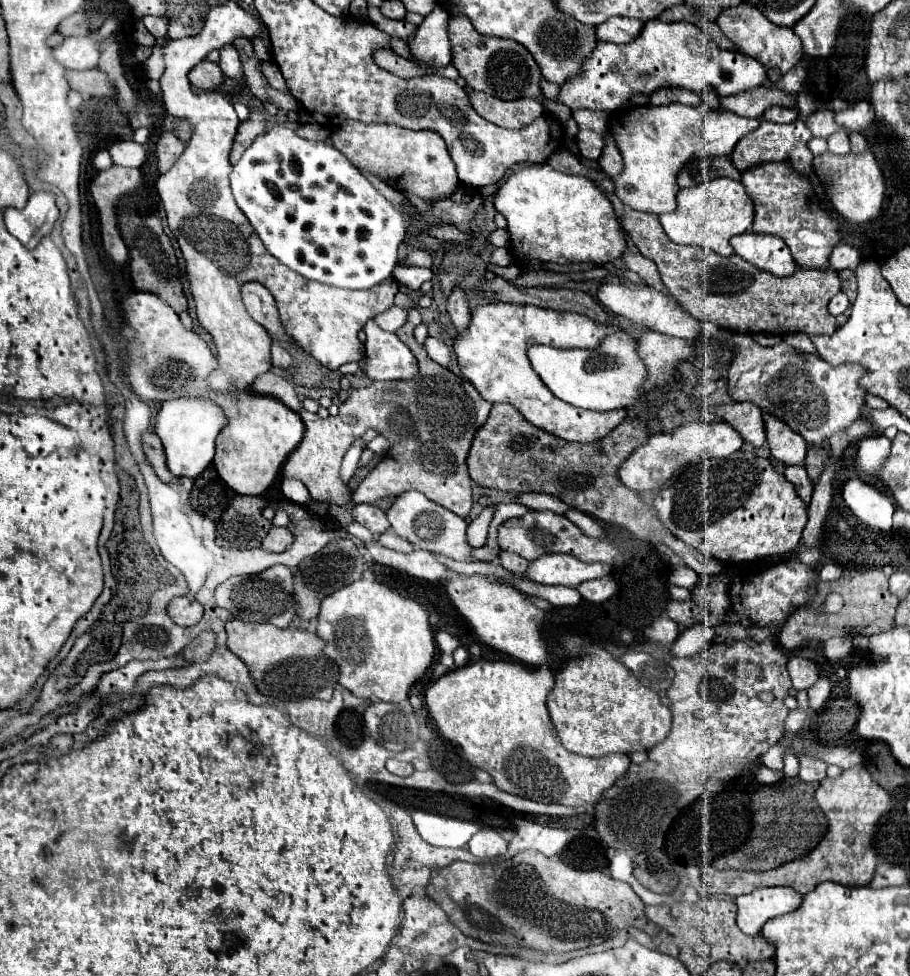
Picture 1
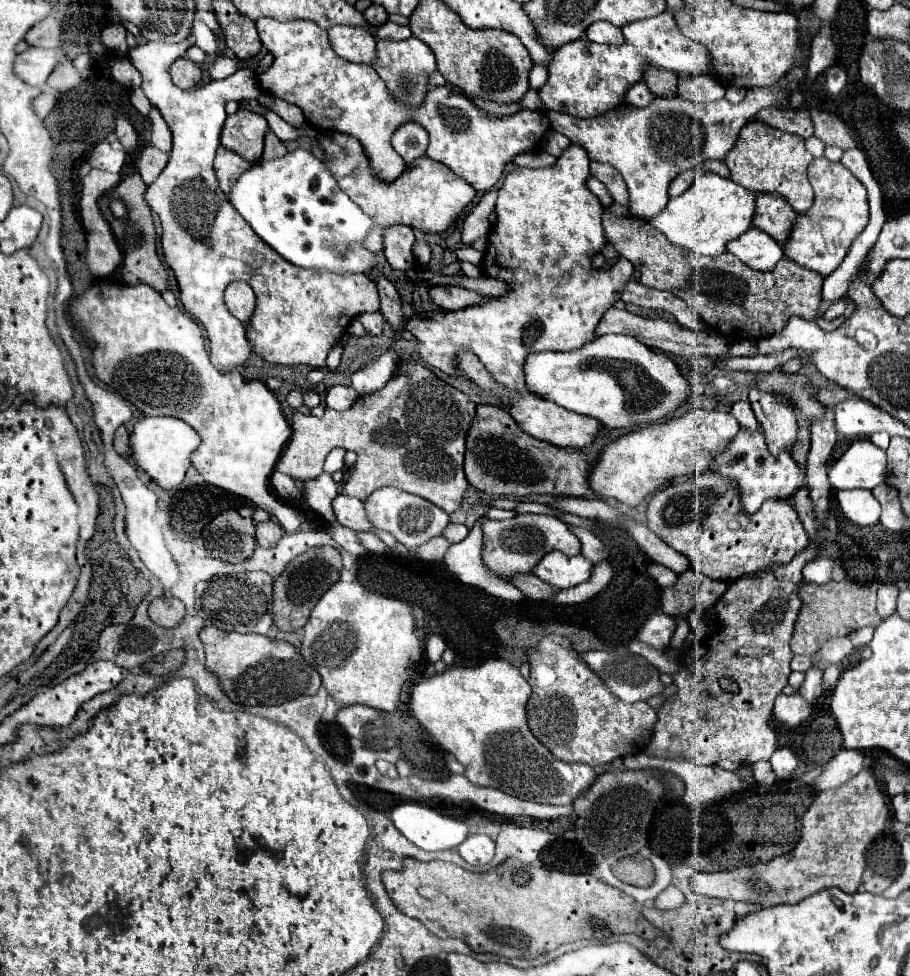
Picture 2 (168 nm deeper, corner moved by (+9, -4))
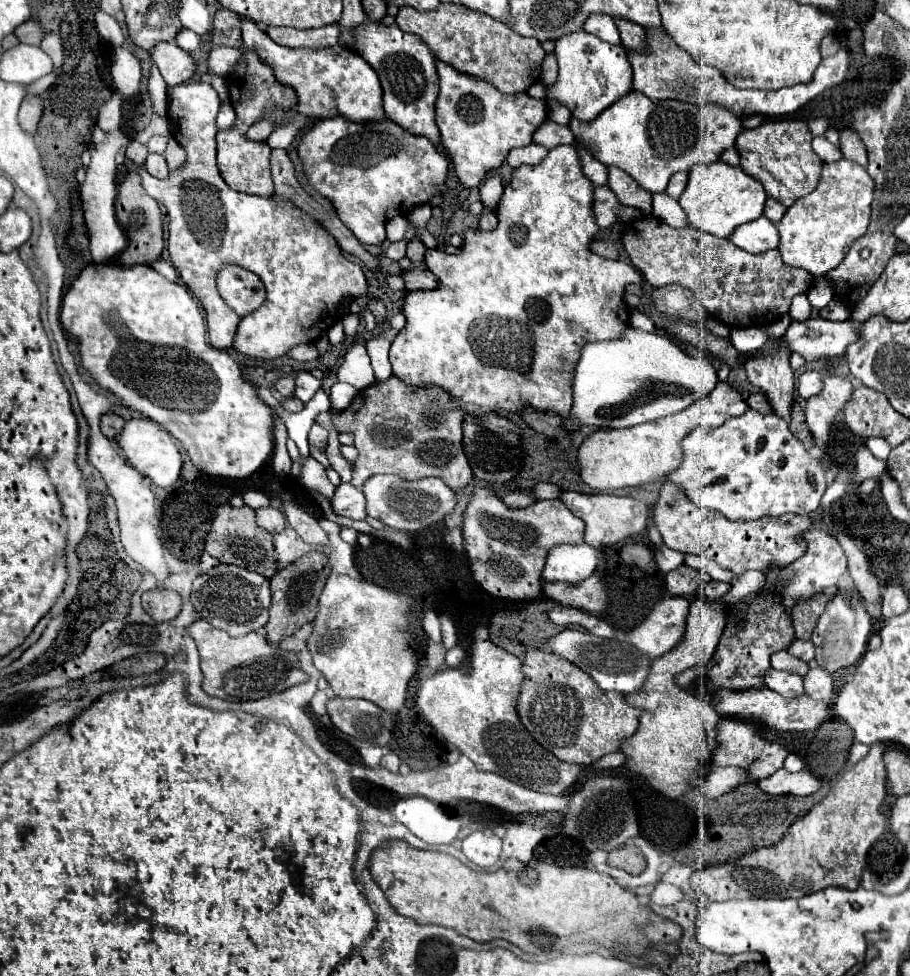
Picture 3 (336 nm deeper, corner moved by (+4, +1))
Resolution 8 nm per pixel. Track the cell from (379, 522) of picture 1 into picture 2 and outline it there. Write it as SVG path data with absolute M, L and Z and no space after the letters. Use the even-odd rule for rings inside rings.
M343 491L333 499L333 511L341 525L353 531L371 531L373 525L365 517L365 507L357 497L345 495Z

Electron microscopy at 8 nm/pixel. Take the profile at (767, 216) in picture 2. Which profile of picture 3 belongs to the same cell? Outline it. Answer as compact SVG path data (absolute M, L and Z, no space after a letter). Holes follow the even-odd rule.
M768 198L766 200L766 208L764 208L764 216L768 220L772 220L774 224L778 224L782 220L782 216L786 214L786 208L776 200L776 198Z

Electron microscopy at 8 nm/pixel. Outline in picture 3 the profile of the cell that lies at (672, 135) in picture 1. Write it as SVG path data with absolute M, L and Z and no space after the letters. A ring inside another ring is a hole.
M632 90L626 96L622 96L618 102L614 102L608 110L604 110L594 122L580 122L576 118L570 118L568 128L574 132L576 142L582 148L586 148L598 162L626 170L638 182L640 188L644 188L650 194L656 194L666 190L672 174L680 170L690 170L696 164L710 164L720 160L720 154L734 146L736 136L742 130L742 120L718 104L698 106L680 100L650 102L644 94Z

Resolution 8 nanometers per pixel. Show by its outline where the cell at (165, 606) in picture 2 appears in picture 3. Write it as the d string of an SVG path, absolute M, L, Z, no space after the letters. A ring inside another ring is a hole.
M158 588L142 594L142 606L156 622L170 622L180 614L182 598L174 590Z

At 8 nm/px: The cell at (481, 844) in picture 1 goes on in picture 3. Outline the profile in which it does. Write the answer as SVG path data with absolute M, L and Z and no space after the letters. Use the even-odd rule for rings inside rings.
M476 830L462 840L462 852L466 854L466 858L482 868L492 866L498 860L500 850L502 840L488 830Z

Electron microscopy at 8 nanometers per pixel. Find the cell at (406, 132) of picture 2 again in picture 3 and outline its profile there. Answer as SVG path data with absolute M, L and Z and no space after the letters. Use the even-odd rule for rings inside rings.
M364 22L362 28L358 28L356 32L356 50L362 58L366 58L366 62L376 70L380 82L382 82L382 90L384 90L384 110L386 116L392 118L394 124L398 124L400 128L404 128L406 132L414 134L414 136L426 136L428 140L436 140L438 142L438 126L434 122L434 104L438 98L438 72L436 72L436 58L432 54L432 50L414 34L400 30L396 24L392 26L384 26L380 22Z

